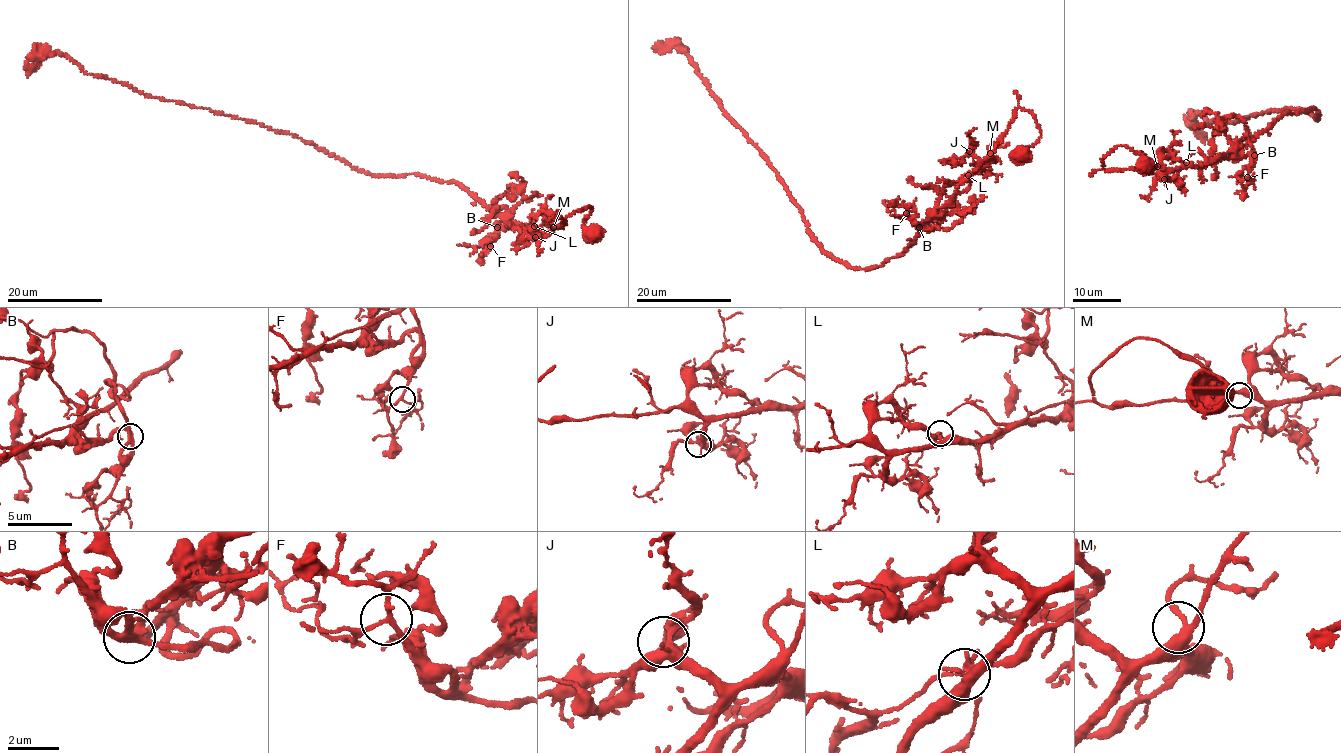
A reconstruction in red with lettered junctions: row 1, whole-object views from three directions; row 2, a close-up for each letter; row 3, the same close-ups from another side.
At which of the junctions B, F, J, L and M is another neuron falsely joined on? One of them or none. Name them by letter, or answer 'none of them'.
L

